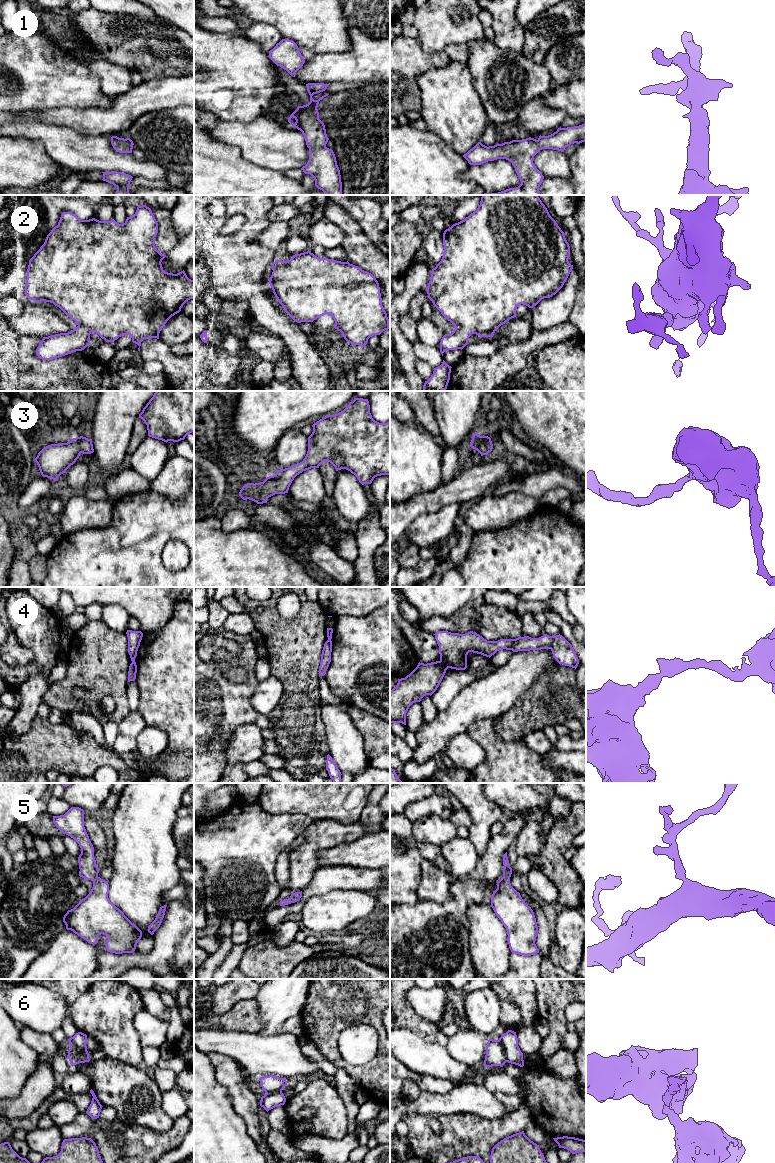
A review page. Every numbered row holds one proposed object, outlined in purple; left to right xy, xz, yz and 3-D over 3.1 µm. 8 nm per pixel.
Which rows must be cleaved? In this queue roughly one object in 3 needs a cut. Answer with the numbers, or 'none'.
4, 6

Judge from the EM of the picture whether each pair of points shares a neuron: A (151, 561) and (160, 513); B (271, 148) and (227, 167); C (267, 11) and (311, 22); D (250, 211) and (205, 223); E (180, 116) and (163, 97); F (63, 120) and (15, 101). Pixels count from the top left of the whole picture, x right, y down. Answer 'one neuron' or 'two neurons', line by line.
A: one neuron
B: two neurons
C: one neuron
D: one neuron
E: two neurons
F: two neurons

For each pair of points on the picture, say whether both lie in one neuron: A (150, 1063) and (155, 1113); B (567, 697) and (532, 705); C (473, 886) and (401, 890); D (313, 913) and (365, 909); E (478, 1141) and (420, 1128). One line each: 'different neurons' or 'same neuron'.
A: different neurons
B: same neuron
C: different neurons
D: same neuron
E: same neuron

